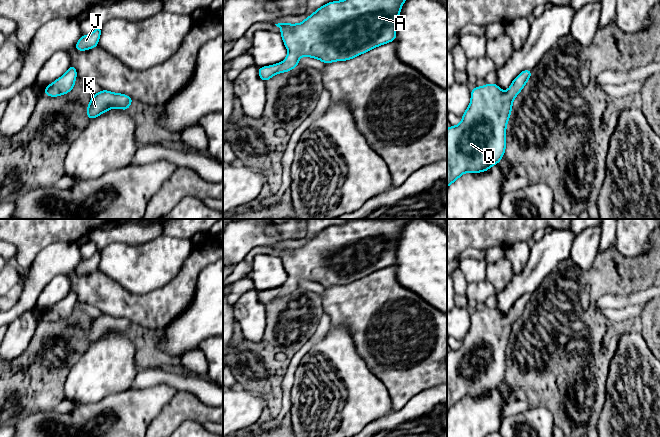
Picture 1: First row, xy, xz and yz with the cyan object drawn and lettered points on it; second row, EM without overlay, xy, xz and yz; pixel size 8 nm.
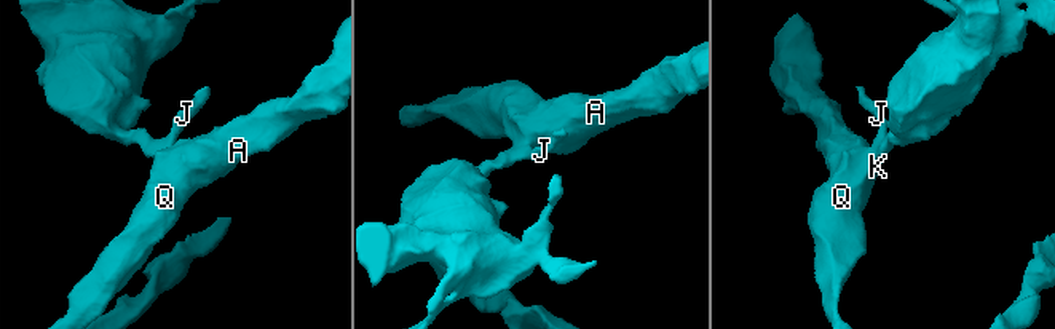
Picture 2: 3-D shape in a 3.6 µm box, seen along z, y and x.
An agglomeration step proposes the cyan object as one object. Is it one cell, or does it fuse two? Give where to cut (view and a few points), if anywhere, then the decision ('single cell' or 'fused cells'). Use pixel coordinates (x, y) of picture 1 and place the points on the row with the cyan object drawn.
no cut; single cell

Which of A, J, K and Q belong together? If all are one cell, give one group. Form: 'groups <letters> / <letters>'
groups A J K Q

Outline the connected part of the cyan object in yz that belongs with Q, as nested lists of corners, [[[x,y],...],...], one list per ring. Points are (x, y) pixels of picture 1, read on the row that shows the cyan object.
[[[531,70],[522,71],[505,92],[497,84],[486,84],[482,87],[476,86],[471,91],[471,102],[461,117],[461,123],[457,126],[450,126],[447,129],[447,188],[462,174],[466,172],[485,172],[502,159],[506,148],[506,126],[511,115],[512,103],[514,98],[524,88],[531,74]]]

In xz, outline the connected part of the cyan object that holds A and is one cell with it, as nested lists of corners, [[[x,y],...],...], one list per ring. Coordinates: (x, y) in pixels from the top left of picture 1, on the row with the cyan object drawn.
[[[342,0],[329,2],[317,9],[299,24],[278,23],[288,55],[283,62],[260,67],[259,77],[263,81],[278,73],[297,67],[301,56],[321,60],[323,63],[355,58],[382,44],[395,41],[396,27],[401,7],[405,0]]]

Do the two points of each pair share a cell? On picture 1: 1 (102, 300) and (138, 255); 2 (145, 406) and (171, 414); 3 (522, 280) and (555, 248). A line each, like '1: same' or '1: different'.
1: different
2: different
3: same

